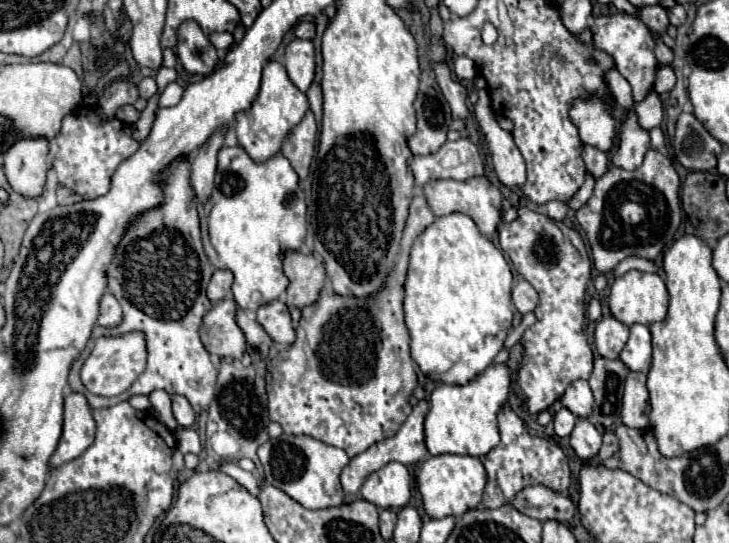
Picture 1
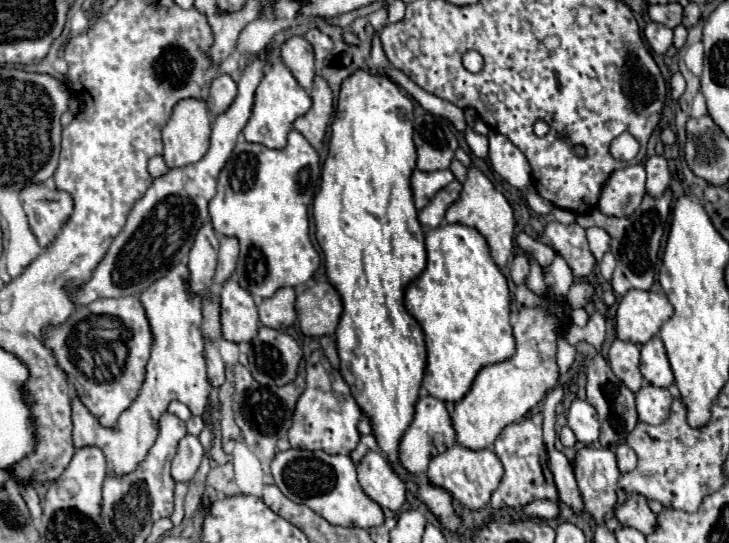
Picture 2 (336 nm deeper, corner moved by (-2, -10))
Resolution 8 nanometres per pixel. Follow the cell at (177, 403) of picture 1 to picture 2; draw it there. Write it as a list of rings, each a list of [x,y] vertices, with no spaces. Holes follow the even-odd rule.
[[[186,434],[178,442],[178,450],[172,460],[172,478],[180,482],[188,482],[194,476],[194,472],[198,470],[202,456],[204,456],[204,448],[198,442],[198,438]]]

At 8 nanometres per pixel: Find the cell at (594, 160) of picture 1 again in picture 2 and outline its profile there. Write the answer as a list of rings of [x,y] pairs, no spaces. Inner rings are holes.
[[[642,164],[626,166],[608,176],[598,198],[598,210],[608,216],[630,216],[646,194],[646,172]]]

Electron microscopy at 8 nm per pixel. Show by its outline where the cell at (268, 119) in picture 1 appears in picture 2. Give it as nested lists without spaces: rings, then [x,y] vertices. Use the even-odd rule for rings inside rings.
[[[274,64],[262,78],[260,86],[256,88],[254,96],[254,108],[252,116],[244,128],[244,138],[246,142],[256,142],[268,148],[284,148],[286,146],[286,136],[292,130],[292,122],[308,112],[312,100],[308,92],[296,82],[292,72],[284,64]]]

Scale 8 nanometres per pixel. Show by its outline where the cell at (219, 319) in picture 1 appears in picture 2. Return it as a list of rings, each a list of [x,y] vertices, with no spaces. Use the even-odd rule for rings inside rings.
[[[232,278],[222,288],[222,302],[220,302],[220,322],[222,322],[222,336],[228,342],[242,344],[250,342],[258,332],[258,312],[252,296],[244,292]]]

